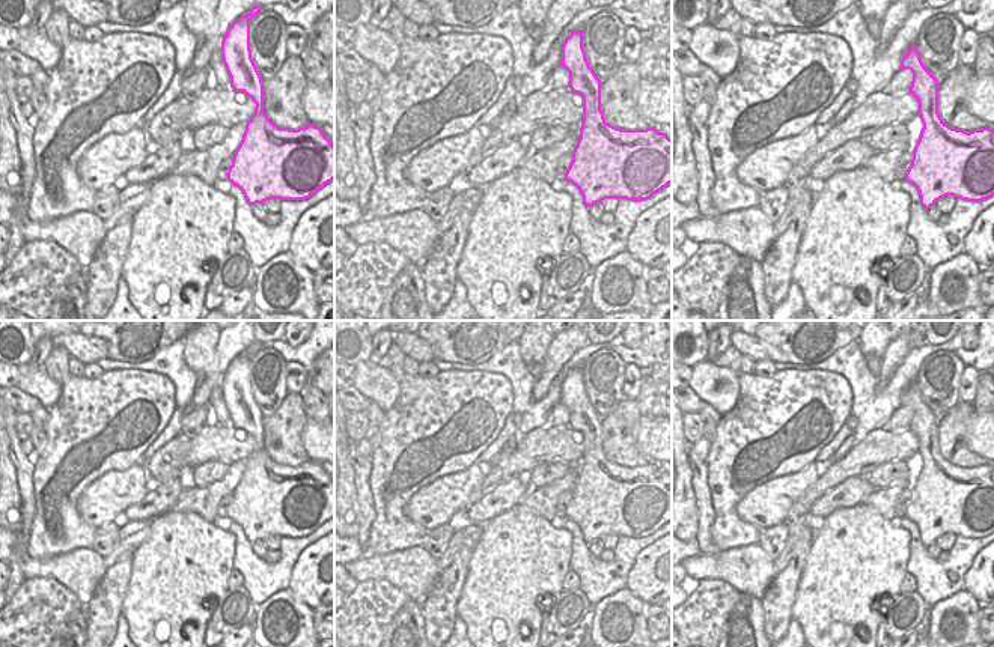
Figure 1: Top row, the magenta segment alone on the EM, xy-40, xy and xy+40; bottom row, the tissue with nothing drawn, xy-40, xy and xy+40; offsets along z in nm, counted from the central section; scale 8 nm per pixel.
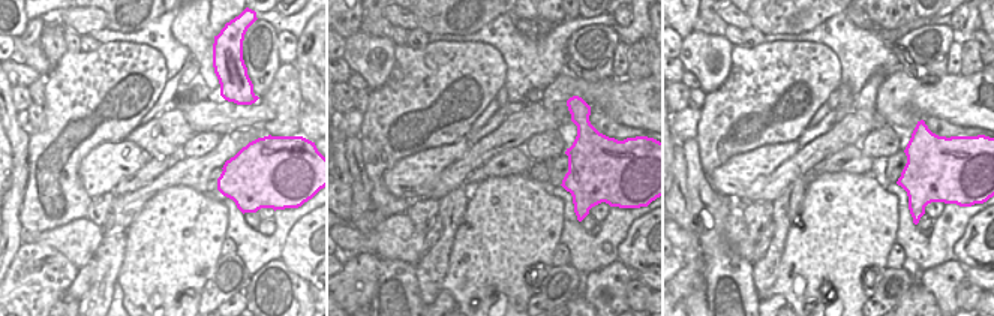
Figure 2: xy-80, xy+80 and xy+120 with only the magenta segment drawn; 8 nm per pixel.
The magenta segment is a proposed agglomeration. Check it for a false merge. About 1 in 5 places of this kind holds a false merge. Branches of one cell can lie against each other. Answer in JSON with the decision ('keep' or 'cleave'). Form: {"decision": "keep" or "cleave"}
{"decision": "keep"}

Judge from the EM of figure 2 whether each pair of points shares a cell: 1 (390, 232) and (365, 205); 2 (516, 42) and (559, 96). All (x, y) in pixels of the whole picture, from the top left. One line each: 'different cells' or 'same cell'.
1: different cells
2: different cells

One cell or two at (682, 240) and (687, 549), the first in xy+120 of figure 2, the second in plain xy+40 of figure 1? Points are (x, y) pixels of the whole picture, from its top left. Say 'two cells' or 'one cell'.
two cells

